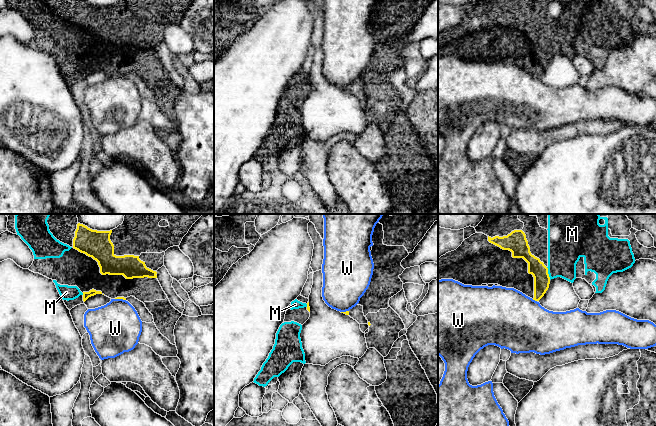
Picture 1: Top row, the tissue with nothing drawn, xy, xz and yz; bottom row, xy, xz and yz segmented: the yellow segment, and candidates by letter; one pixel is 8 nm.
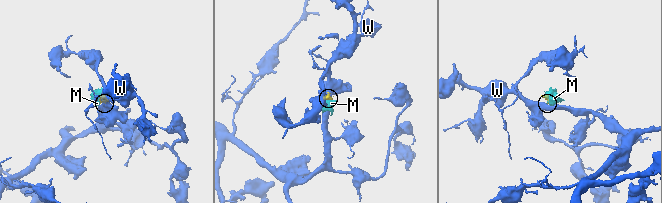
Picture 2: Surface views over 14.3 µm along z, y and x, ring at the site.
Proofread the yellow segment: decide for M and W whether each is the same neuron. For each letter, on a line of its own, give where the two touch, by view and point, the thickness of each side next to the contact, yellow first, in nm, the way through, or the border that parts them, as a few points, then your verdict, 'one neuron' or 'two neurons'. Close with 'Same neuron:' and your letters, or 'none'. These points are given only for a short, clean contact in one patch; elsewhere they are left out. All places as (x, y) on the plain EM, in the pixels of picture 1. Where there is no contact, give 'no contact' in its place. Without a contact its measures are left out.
M: contact yz (547, 49); calibres 130 and 280 nm; one neuron
W: contact yz (534, 75); calibres 130 and 460 nm; border yz (532, 75), (536, 77); two neurons
Same neuron: M

